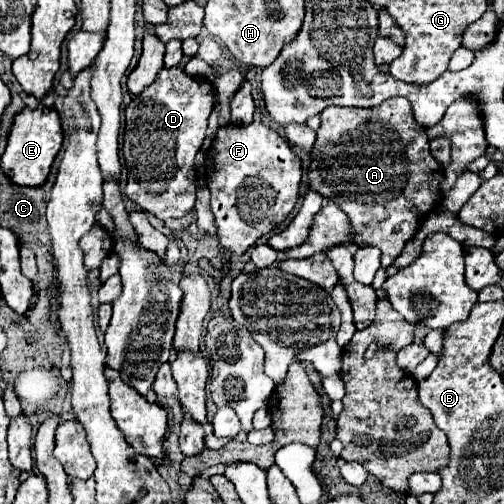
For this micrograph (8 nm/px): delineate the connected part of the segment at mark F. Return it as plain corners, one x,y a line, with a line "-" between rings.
258,122
248,126
230,124
216,132
206,158
206,176
218,240
226,250
244,254
292,212
298,198
302,166
288,142
272,128

